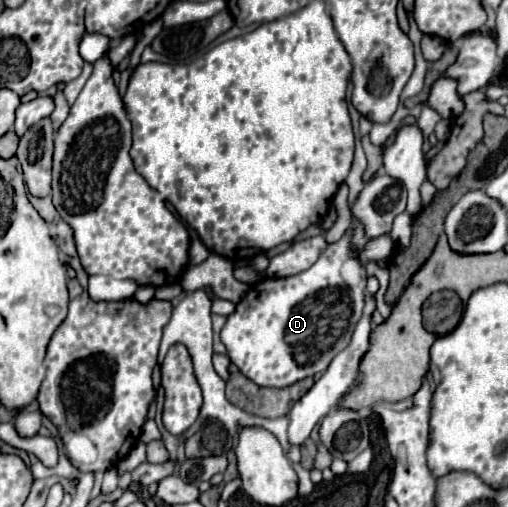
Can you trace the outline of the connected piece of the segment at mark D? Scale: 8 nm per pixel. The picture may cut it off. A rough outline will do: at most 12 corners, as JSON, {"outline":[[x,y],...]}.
{"outline":[[351,238],[265,278],[221,342],[259,386],[319,376],[363,316]]}

